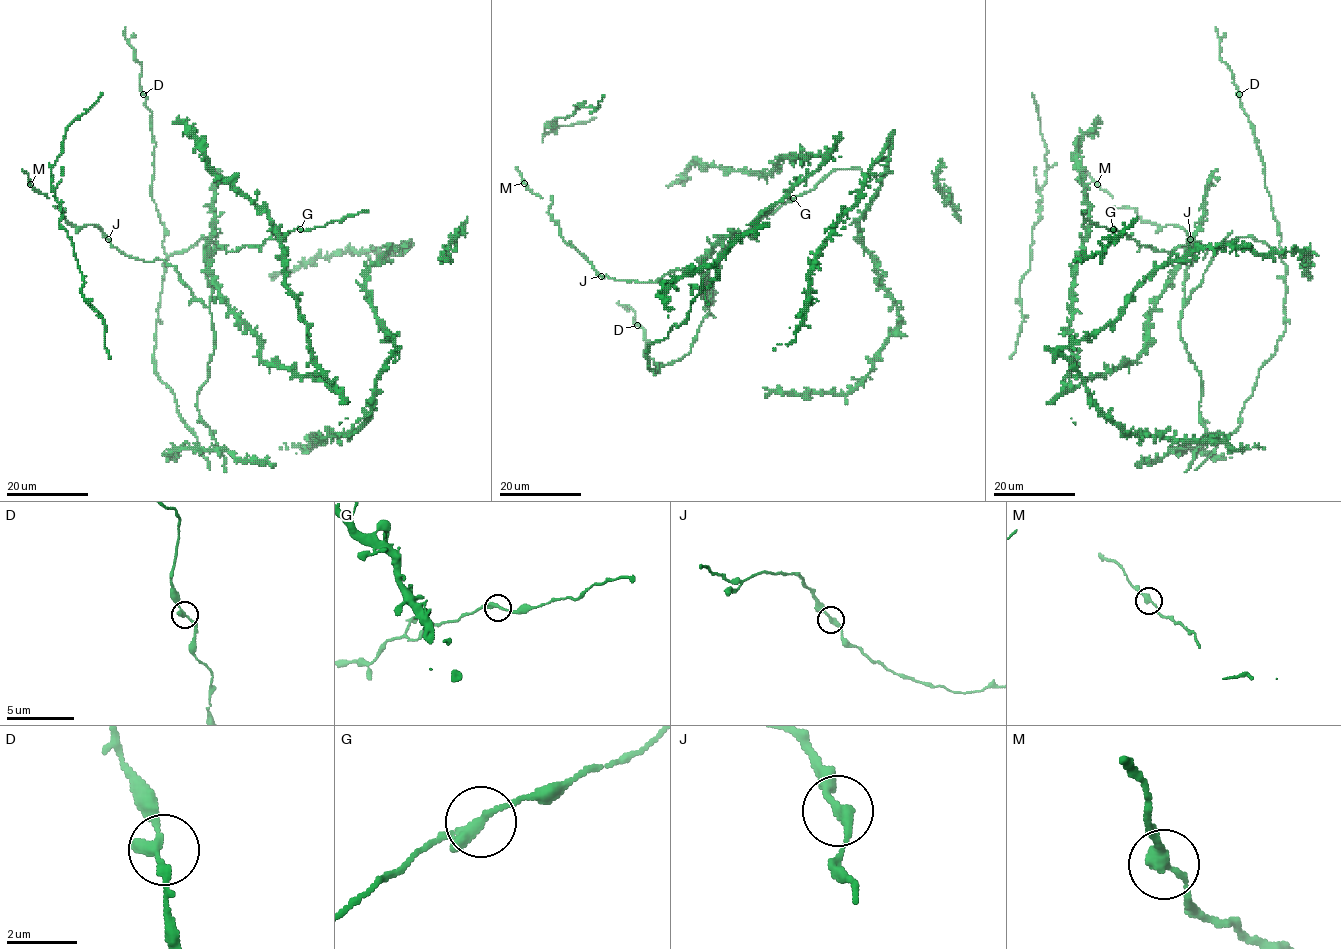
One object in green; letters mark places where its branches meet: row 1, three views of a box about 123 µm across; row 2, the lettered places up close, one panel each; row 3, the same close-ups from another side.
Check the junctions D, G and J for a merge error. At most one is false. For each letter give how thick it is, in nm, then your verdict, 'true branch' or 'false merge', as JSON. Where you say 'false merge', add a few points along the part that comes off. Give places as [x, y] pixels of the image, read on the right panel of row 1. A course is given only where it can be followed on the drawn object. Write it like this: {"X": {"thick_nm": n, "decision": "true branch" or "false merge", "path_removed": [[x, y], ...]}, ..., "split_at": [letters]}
{"D": {"thick_nm": 280, "decision": "true branch"}, "G": {"thick_nm": 280, "decision": "true branch"}, "J": {"thick_nm": 260, "decision": "true branch"}, "split_at": []}

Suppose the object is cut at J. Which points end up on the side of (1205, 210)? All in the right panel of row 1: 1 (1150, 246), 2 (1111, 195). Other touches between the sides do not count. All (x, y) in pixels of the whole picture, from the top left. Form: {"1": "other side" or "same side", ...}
{"1": "same side", "2": "other side"}

